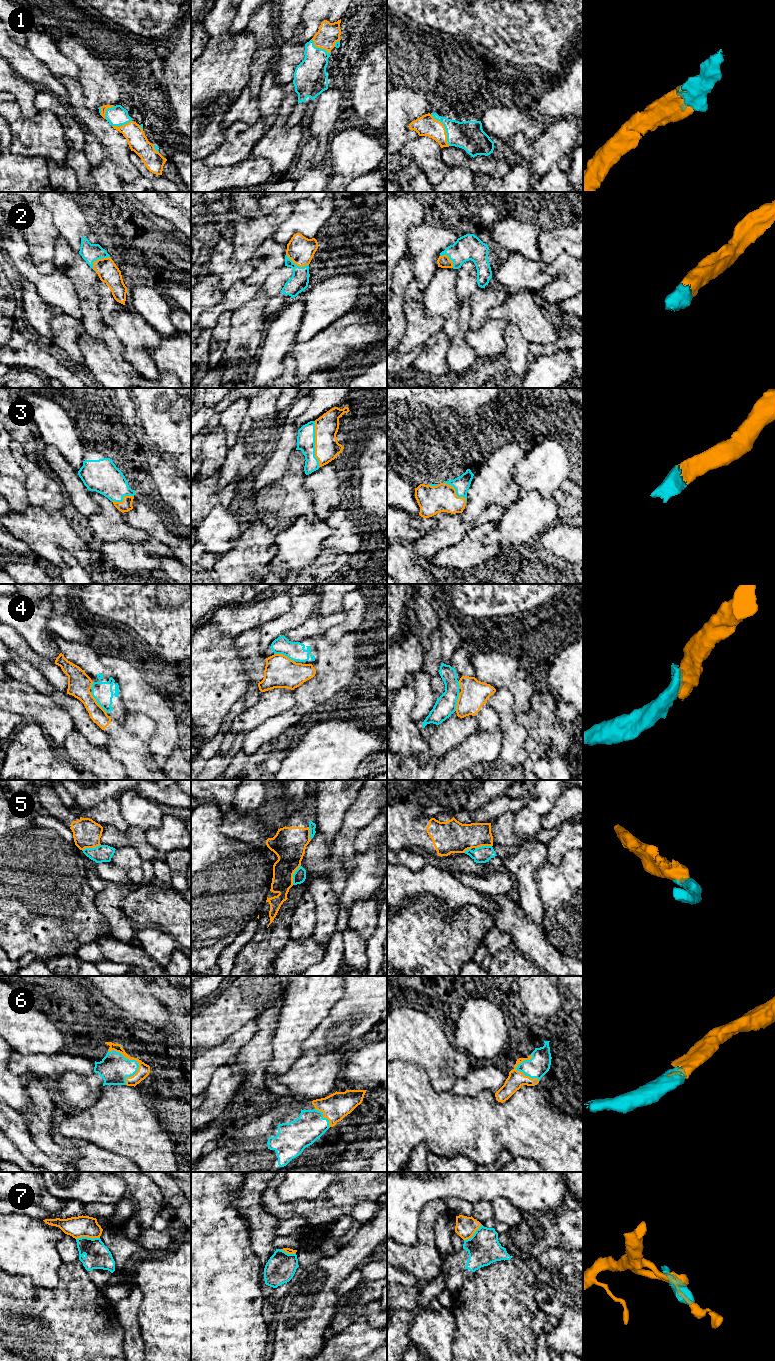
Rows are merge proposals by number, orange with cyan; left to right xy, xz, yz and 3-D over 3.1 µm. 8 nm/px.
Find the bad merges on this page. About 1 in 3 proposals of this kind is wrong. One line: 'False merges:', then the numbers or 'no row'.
False merges: 4, 5, 7

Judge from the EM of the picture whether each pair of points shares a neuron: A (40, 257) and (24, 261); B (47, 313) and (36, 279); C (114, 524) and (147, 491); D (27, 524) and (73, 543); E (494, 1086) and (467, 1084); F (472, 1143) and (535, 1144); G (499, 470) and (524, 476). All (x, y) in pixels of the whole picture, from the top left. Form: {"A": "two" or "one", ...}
{"A": "two", "B": "two", "C": "two", "D": "one", "E": "one", "F": "one", "G": "two"}

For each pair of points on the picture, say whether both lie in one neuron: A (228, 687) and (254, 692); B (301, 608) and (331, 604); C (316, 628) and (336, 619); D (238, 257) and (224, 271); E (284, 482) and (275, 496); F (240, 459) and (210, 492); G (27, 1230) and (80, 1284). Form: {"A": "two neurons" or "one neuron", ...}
{"A": "two neurons", "B": "two neurons", "C": "one neuron", "D": "two neurons", "E": "one neuron", "F": "two neurons", "G": "two neurons"}

